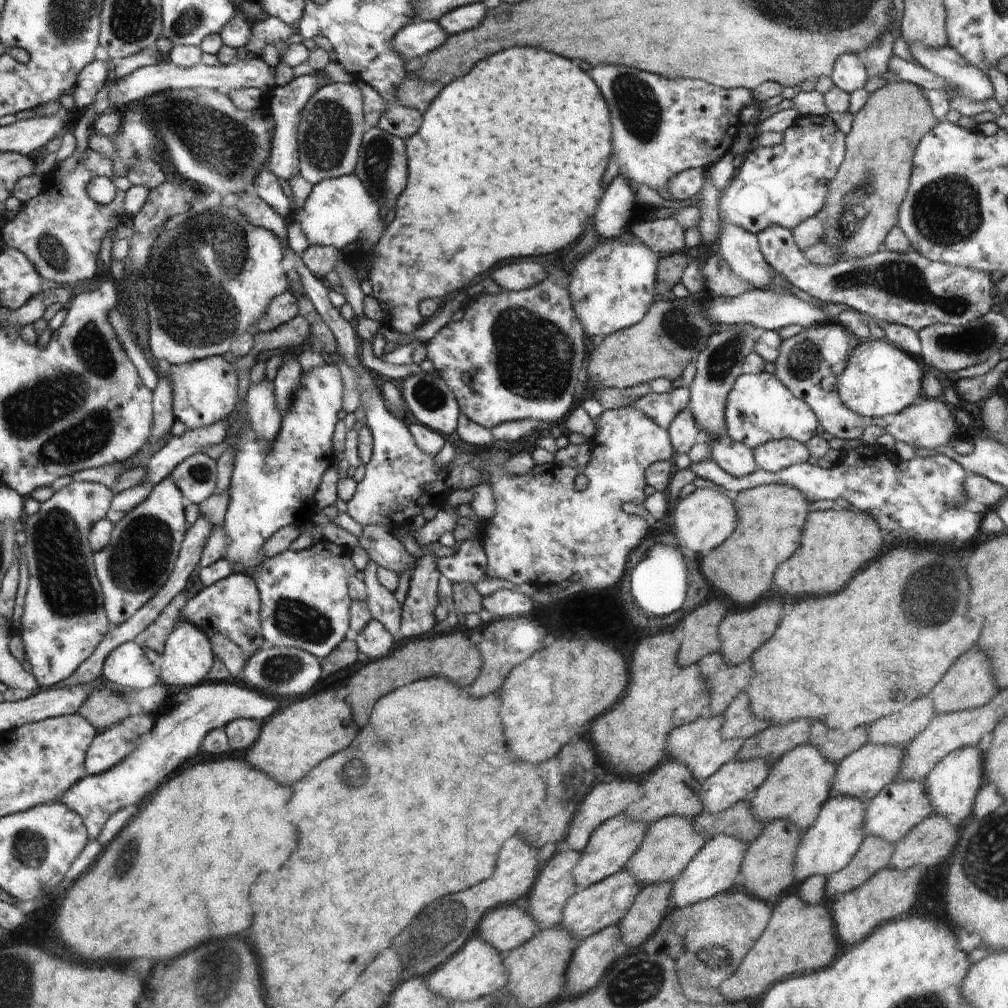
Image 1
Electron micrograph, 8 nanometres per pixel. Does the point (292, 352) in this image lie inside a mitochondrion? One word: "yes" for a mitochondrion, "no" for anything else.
no

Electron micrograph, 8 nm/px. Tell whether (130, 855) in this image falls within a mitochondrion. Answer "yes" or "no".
yes

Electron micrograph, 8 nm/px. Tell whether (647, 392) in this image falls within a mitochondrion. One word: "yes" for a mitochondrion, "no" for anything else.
no

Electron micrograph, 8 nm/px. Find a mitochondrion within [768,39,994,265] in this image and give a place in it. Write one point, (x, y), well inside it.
(947, 211)

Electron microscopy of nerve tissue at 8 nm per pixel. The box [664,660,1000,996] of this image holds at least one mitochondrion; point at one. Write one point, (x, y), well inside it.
(718, 957)

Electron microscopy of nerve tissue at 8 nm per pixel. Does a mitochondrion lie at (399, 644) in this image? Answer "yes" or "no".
no

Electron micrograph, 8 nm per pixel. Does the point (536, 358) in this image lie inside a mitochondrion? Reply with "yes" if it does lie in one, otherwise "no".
yes

